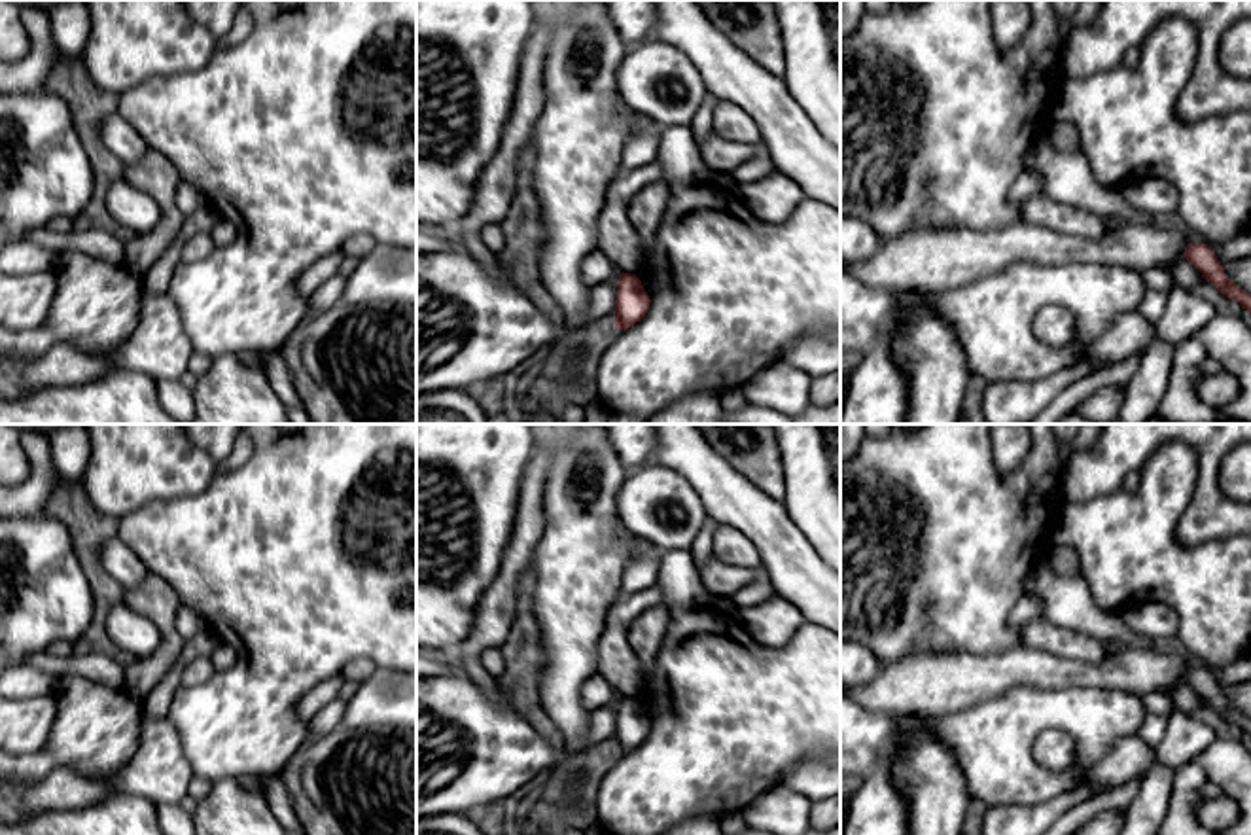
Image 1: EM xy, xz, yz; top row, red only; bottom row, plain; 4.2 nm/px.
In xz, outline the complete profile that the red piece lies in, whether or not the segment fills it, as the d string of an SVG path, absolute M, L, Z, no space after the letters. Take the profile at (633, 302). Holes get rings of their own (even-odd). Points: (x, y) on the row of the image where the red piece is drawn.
M621 273L615 288L613 326L628 329L645 316L651 299L636 275Z

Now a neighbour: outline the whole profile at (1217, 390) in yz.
M1219 371L1213 375L1202 373L1196 382L1198 398L1209 407L1223 411L1240 394L1240 384L1234 375Z

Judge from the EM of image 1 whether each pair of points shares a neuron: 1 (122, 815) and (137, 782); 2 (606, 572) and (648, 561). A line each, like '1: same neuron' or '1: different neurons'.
1: different neurons
2: different neurons

